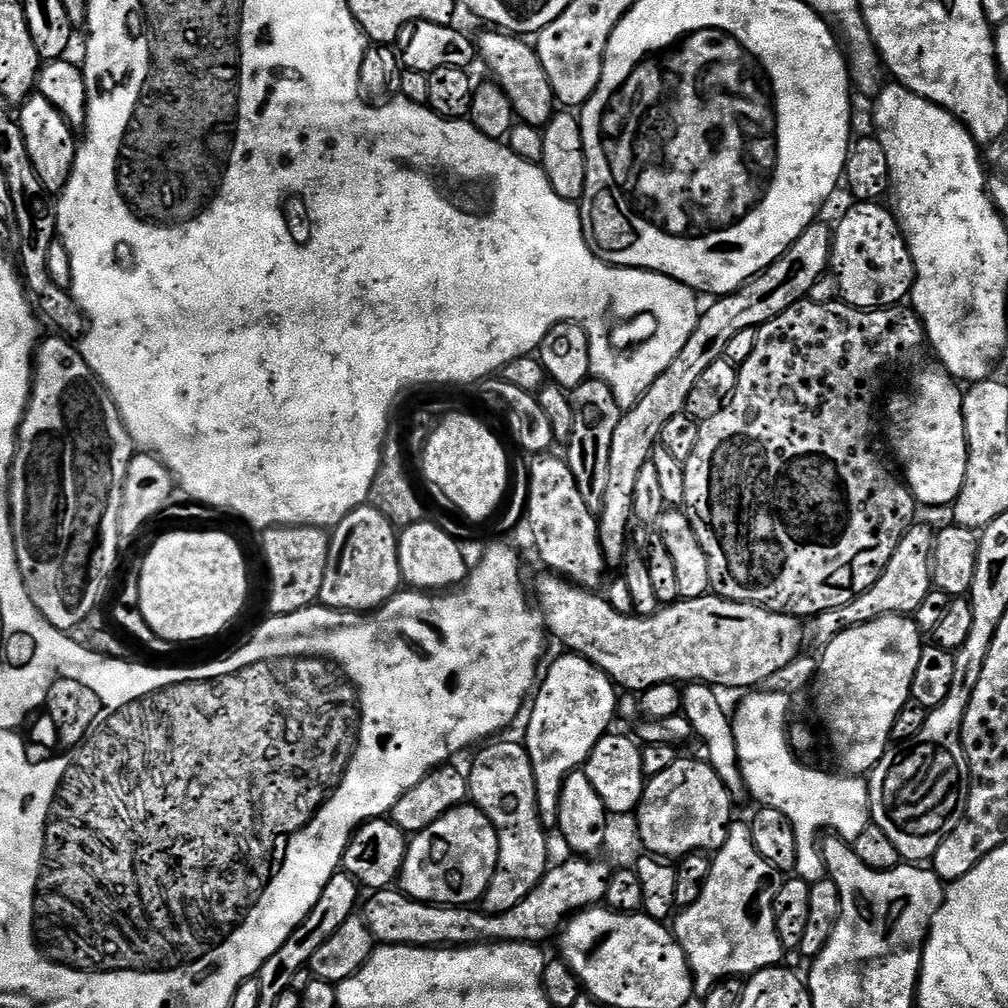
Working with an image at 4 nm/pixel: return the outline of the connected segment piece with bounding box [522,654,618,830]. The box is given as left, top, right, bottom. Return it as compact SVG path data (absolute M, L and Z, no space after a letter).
M563 655L549 666L545 676L543 673L531 701L528 729L522 735L524 749L530 754L530 766L534 766L538 814L548 830L558 825L562 786L569 772L583 769L588 755L601 738L609 735L608 727L618 716L618 689L608 675L586 658Z

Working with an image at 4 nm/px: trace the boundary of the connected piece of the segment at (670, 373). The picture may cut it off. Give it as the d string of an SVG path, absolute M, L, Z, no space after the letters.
M823 222L812 224L794 241L790 250L786 250L786 254L782 254L782 258L774 261L767 270L759 272L753 280L748 281L737 292L731 292L729 296L713 299L711 301L712 305L709 308L707 305L701 311L700 321L694 326L694 334L690 334L686 346L682 346L682 350L678 353L678 358L674 358L674 362L670 362L670 366L666 366L666 370L662 370L662 374L658 374L658 378L654 378L650 390L646 390L646 394L642 394L640 401L621 415L618 427L614 429L614 439L610 441L610 474L606 485L604 510L598 516L600 521L600 545L604 547L604 559L609 565L620 566L624 560L624 553L630 547L628 527L634 524L634 513L632 511L634 485L638 482L638 473L642 470L642 466L651 461L652 452L659 445L662 426L666 426L666 422L670 422L670 418L674 418L674 414L684 411L686 398L690 398L691 388L698 383L700 375L713 362L724 359L724 351L727 344L730 343L730 338L734 338L734 334L738 334L747 328L759 328L760 325L773 320L778 314L782 314L790 306L800 303L811 293L814 282L818 282L818 278L822 278L829 271L832 259L832 234L833 229L829 225L827 228Z

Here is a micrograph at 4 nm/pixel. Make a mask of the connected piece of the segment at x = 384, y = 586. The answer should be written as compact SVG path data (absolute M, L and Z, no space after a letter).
M371 506L356 508L342 517L330 532L330 554L319 603L339 612L374 612L401 591L397 535L398 528Z

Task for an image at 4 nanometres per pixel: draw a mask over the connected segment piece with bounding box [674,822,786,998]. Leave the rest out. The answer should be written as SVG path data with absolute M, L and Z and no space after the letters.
M733 822L728 825L728 837L721 848L715 849L711 857L712 869L706 886L698 900L679 909L674 916L674 935L688 959L692 971L692 990L697 997L705 994L721 980L747 978L756 972L777 967L786 956L780 944L778 930L774 926L774 898L778 887L778 874L758 850L754 850L752 829L747 823Z

